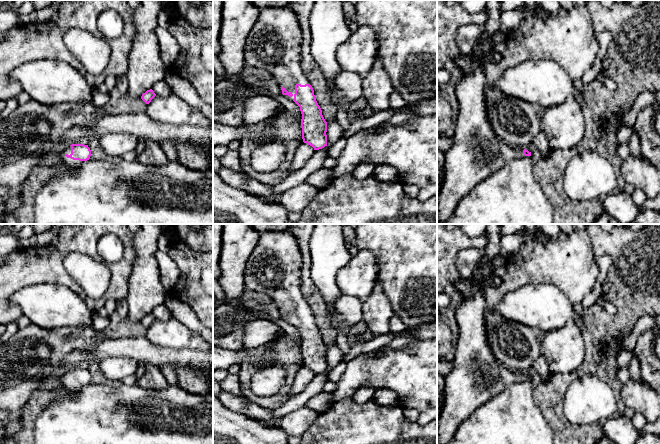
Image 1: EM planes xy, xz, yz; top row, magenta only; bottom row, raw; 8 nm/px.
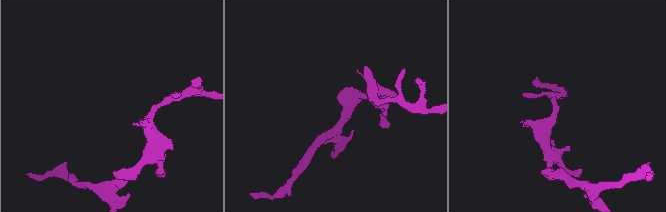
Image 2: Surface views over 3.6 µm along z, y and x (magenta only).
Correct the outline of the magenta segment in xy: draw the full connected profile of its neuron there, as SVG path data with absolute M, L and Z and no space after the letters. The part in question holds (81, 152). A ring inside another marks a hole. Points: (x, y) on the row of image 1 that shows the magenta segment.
M72 144L65 146L62 153L62 162L73 167L80 166L83 162L90 159L91 150L88 145Z

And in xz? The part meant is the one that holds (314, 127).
M289 7L262 8L245 42L244 63L269 72L279 84L282 94L300 107L303 142L314 150L319 150L327 146L327 122L316 101L314 90L301 70L301 43L300 24L296 14Z

